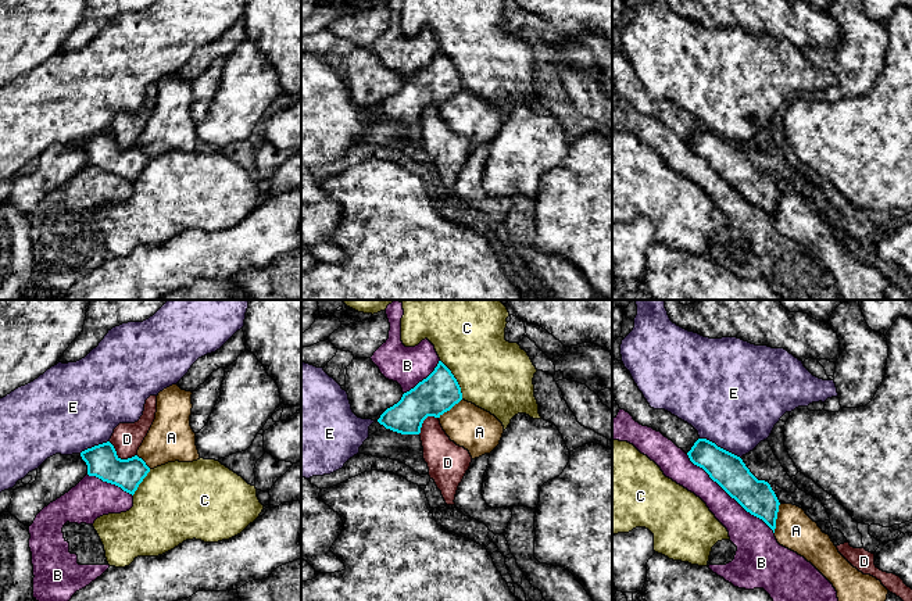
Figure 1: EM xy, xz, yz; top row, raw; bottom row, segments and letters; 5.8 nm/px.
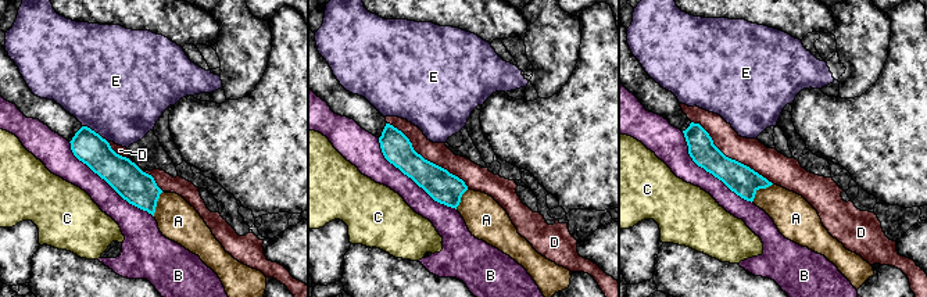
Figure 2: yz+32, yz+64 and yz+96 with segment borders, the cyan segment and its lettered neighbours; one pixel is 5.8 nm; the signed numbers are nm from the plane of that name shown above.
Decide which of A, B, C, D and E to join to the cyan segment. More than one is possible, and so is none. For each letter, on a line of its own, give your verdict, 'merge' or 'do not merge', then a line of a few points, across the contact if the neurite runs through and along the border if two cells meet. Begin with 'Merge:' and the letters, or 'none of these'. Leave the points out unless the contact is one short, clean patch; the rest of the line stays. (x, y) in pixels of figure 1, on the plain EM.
Merge: none of these
A: do not merge
B: do not merge
C: do not merge
D: do not merge
E: do not merge | yz (700, 127), (714, 131), (740, 147)

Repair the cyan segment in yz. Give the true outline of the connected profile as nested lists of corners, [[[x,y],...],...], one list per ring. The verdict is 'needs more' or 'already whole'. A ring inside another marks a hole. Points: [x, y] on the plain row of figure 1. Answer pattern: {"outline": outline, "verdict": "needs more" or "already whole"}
{"outline": [[[698,128],[687,144],[747,201],[762,208],[775,222],[780,192],[770,173],[758,169],[740,146],[707,128]]], "verdict": "already whole"}

